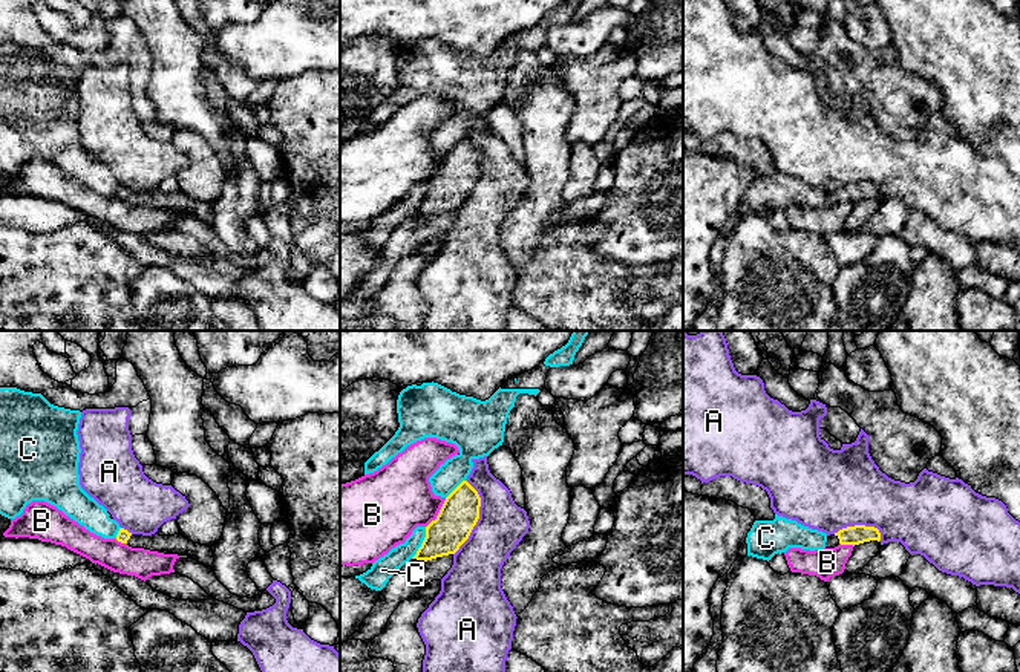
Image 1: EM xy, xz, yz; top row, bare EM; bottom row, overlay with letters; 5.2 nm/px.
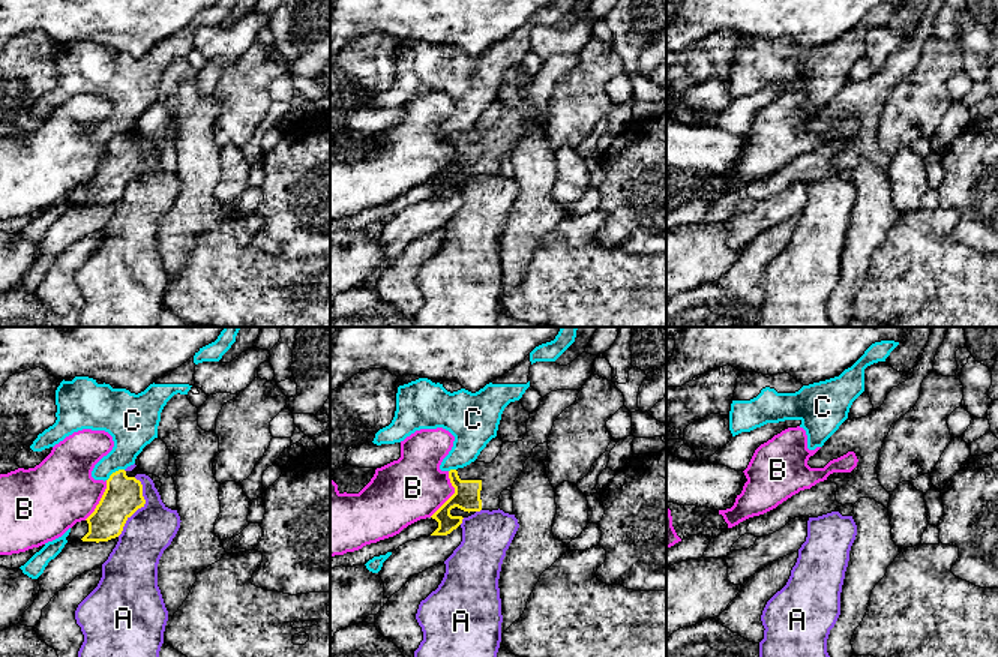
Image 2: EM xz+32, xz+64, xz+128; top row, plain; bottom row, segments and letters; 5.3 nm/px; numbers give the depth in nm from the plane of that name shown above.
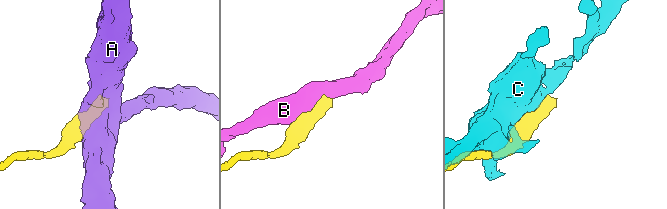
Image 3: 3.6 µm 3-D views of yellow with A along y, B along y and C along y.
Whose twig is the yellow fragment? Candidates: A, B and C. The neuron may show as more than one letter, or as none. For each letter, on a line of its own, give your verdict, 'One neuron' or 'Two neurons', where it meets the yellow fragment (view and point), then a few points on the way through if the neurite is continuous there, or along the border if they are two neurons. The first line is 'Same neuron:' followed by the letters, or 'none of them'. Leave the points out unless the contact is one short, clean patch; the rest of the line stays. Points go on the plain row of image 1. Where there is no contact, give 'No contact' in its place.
Same neuron: none of them
A: Two neurons. Touches yellow at xz (478, 175)
B: Two neurons. Touches yellow at xz (438, 170)
C: Two neurons. Touches yellow at xz (423, 199)

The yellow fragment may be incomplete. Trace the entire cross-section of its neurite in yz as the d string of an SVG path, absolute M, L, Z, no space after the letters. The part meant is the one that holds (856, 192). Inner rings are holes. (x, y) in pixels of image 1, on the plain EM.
M855 182L839 187L835 191L827 193L825 205L835 205L841 202L859 202L870 197L881 197L881 190L875 184Z

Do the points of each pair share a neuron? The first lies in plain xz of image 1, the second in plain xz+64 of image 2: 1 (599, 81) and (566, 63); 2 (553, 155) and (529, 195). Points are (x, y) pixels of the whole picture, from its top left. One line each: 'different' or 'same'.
1: different
2: same

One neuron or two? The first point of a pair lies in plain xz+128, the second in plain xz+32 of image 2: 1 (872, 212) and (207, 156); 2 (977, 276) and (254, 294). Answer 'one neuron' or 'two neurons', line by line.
1: one neuron
2: one neuron

